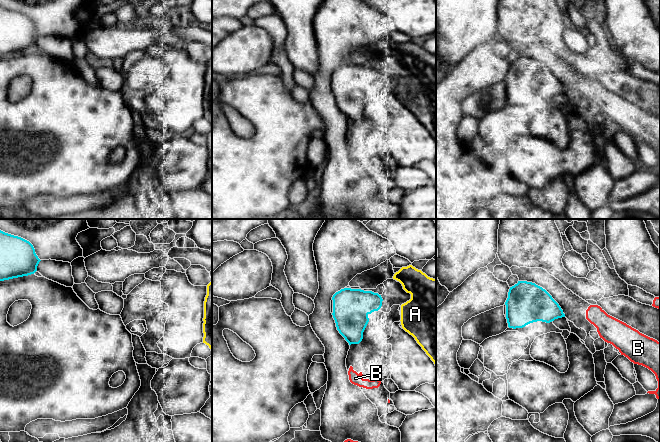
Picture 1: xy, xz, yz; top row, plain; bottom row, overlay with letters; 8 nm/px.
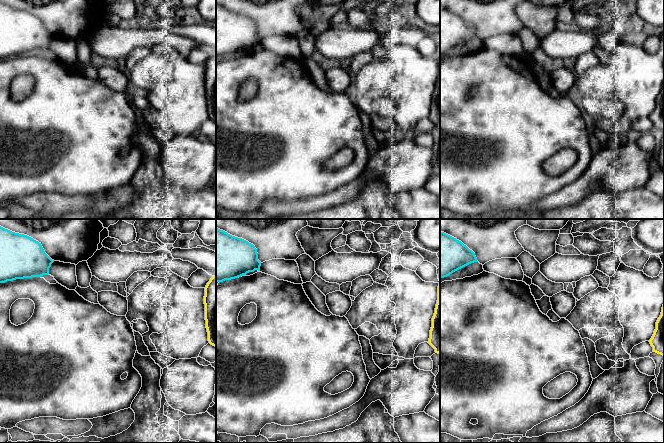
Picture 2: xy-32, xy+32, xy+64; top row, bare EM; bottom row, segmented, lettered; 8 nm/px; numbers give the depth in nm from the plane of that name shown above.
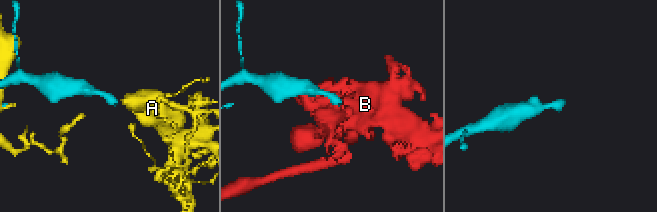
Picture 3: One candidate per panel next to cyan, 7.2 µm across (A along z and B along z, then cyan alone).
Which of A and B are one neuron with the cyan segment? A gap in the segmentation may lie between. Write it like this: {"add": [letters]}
{"add": []}

